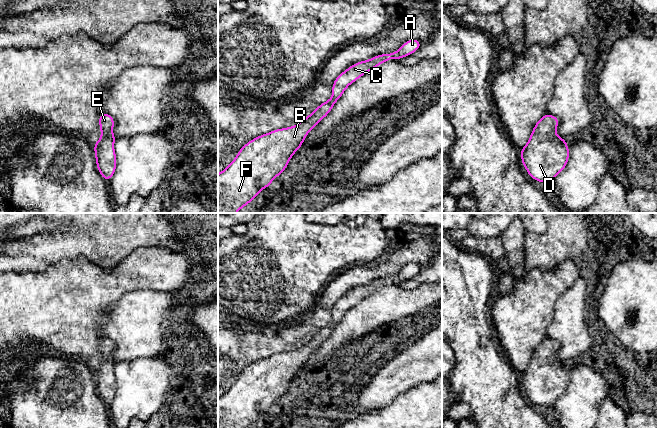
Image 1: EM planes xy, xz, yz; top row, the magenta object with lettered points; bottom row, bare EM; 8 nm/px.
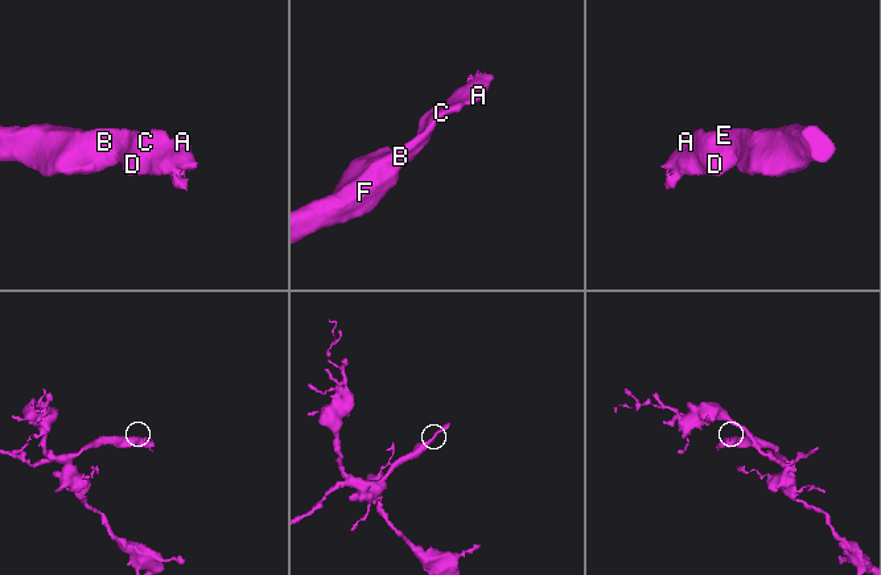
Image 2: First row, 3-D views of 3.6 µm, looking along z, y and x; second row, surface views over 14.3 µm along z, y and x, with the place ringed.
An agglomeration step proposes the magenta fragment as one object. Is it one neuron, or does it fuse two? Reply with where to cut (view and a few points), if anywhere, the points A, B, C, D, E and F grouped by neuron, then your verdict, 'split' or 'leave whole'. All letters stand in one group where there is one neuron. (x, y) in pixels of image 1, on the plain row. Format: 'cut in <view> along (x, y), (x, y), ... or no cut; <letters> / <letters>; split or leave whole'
no cut; A B C D E F; leave whole

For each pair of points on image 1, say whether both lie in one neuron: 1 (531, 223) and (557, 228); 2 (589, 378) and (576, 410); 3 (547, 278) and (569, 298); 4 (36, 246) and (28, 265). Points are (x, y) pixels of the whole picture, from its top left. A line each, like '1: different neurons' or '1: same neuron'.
1: different neurons
2: same neuron
3: different neurons
4: different neurons

